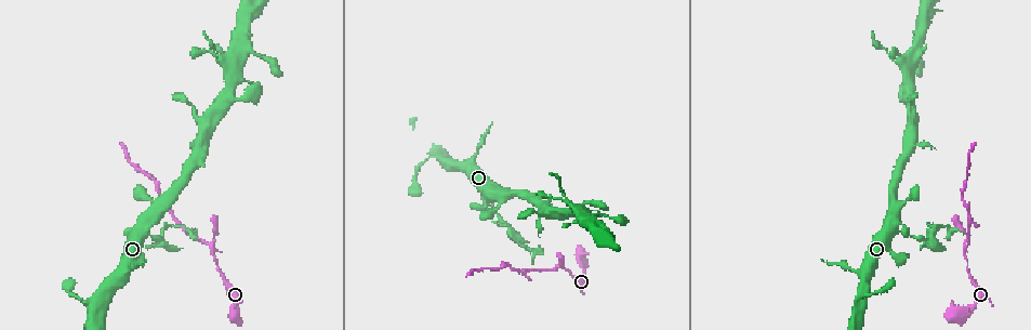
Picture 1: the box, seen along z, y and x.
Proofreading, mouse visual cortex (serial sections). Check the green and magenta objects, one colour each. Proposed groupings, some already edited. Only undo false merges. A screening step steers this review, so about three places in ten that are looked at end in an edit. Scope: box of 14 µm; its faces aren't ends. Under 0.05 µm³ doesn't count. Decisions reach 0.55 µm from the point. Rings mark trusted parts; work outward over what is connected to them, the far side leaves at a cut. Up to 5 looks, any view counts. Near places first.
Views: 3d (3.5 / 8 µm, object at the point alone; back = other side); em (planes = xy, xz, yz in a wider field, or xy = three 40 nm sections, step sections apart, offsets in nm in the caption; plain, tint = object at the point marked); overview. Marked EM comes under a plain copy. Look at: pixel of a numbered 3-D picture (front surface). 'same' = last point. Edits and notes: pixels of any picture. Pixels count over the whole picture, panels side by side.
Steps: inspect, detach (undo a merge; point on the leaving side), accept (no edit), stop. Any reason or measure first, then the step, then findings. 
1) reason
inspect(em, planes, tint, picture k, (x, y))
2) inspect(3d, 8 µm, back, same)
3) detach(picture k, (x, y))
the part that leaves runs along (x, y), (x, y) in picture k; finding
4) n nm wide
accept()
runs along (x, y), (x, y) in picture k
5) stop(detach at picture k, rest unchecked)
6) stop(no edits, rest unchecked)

inspect(3d, 8 µm, picture 1, (159, 236))

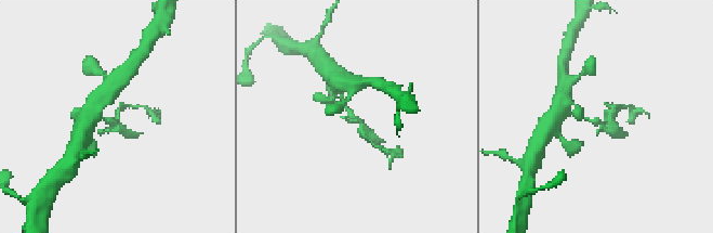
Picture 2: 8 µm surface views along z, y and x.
inspect(3d, 3.5 µm, picture 2, (361, 119))

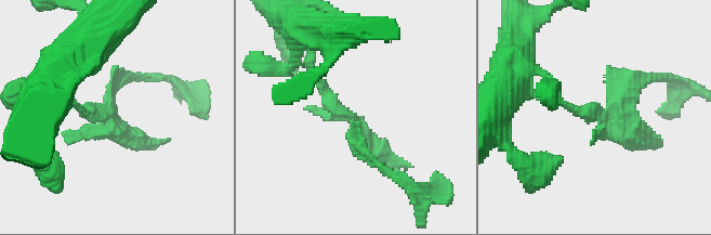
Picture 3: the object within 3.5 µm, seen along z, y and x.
detach(picture 3, (353, 146))
the part that leaves runs along (352, 119), (355, 149), (405, 188) in picture 3; a second cell is stuck on

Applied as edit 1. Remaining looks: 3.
redraw
inspect(overview)

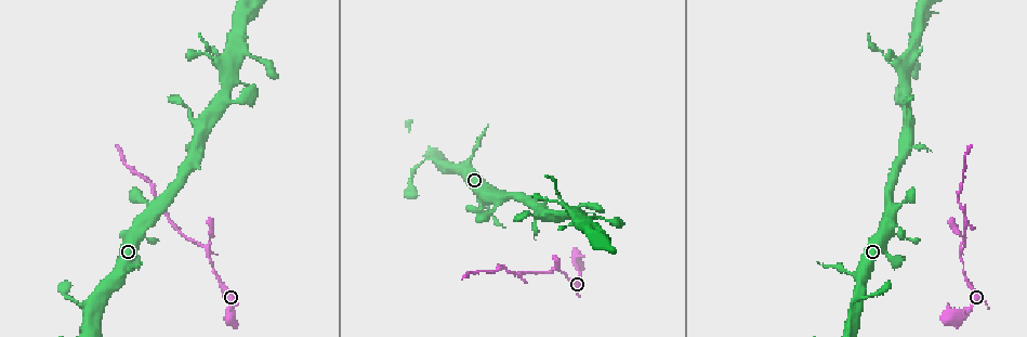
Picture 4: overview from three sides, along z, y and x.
a fork
inspect(3d, 3.5 µm, picture 4, (960, 247))

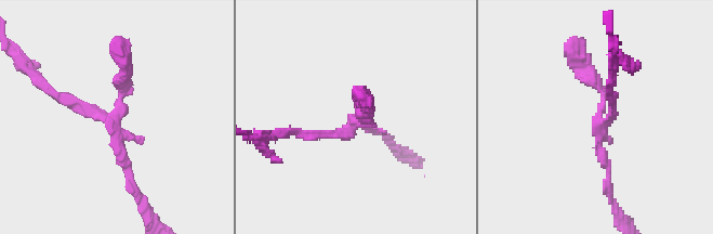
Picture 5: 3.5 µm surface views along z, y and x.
inspect(em, planes, tint, picture 5, (352, 125))

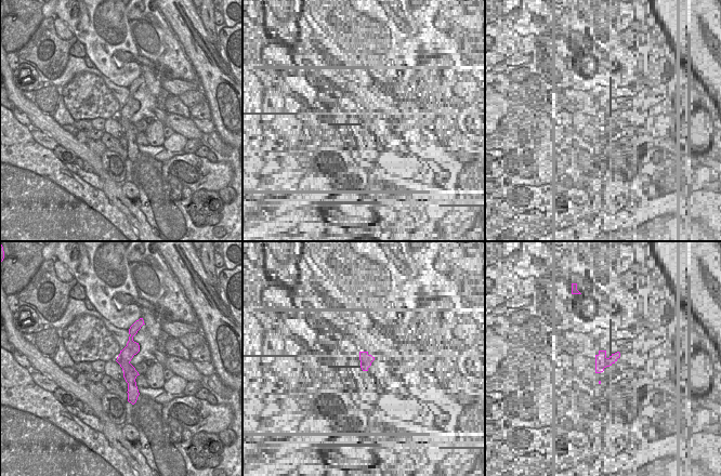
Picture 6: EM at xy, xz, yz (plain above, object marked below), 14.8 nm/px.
detach(picture 5, (70, 104))
the part that leaves runs along (103, 119), (50, 92), (23, 63) in picture 5; two cells meet here

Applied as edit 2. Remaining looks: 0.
stop(detach at picture 3, detach at picture 5, rest unchecked)

